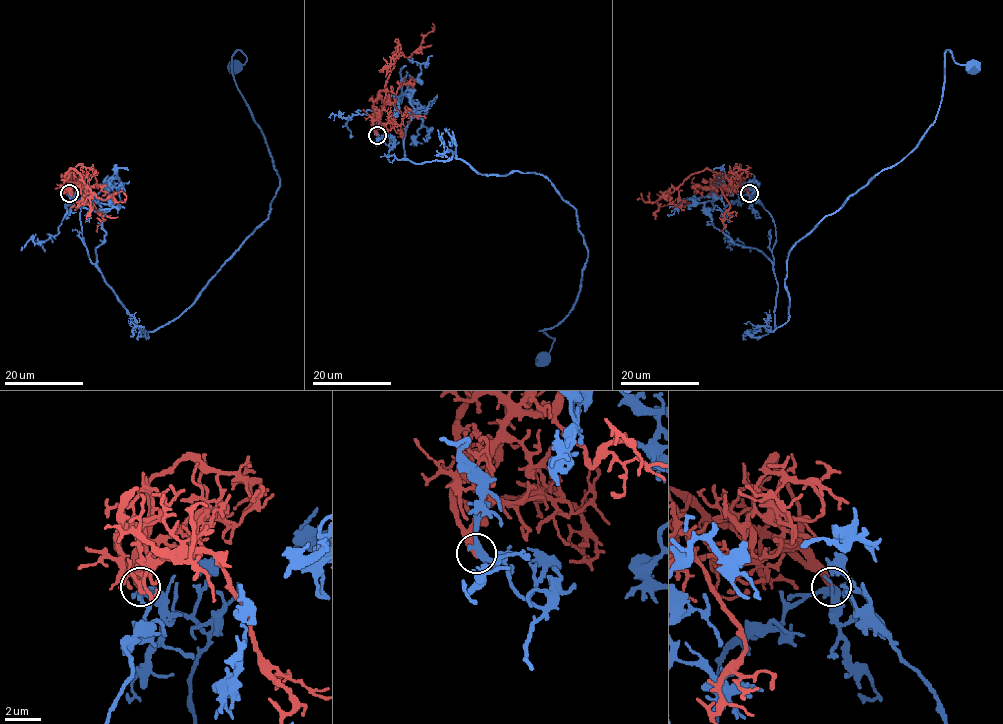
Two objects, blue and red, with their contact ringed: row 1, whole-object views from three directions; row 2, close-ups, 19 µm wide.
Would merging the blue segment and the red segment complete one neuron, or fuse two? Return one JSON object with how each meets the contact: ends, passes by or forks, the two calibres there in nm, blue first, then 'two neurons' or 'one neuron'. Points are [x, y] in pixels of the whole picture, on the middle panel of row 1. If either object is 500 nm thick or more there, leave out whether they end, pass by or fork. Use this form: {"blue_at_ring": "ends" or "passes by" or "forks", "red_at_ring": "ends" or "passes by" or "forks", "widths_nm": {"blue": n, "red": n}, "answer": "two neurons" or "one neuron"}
{"blue_at_ring": "passes by", "red_at_ring": "ends", "widths_nm": {"blue": 400, "red": 380}, "answer": "two neurons"}

